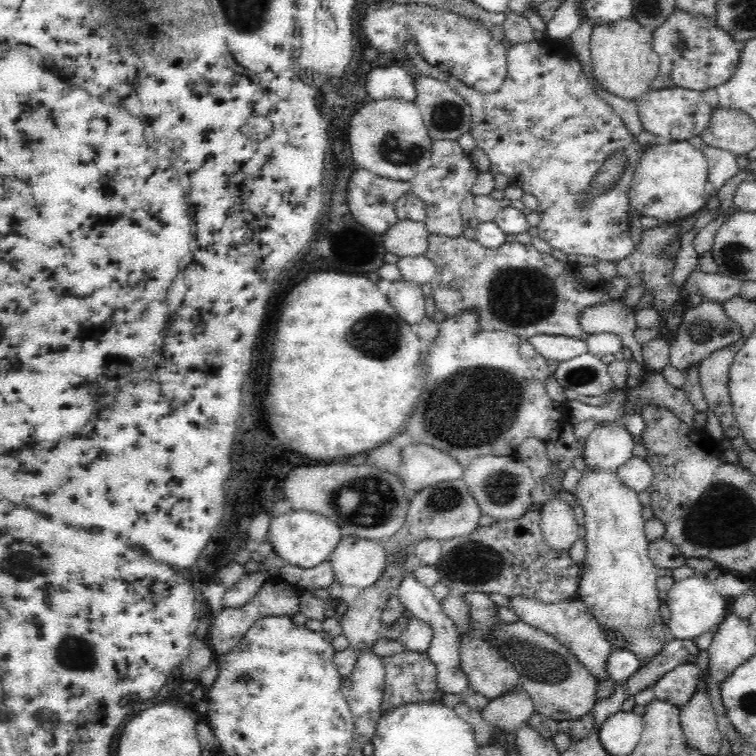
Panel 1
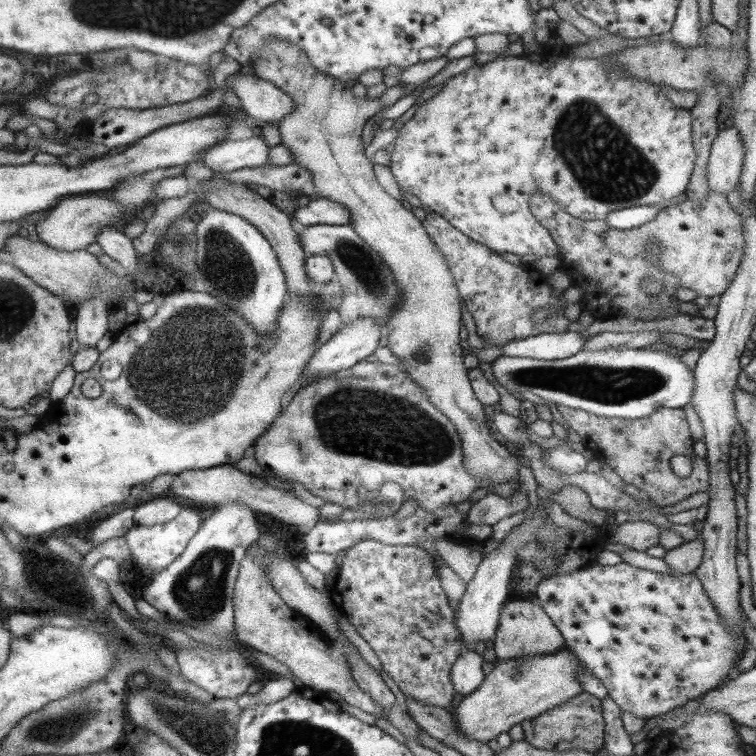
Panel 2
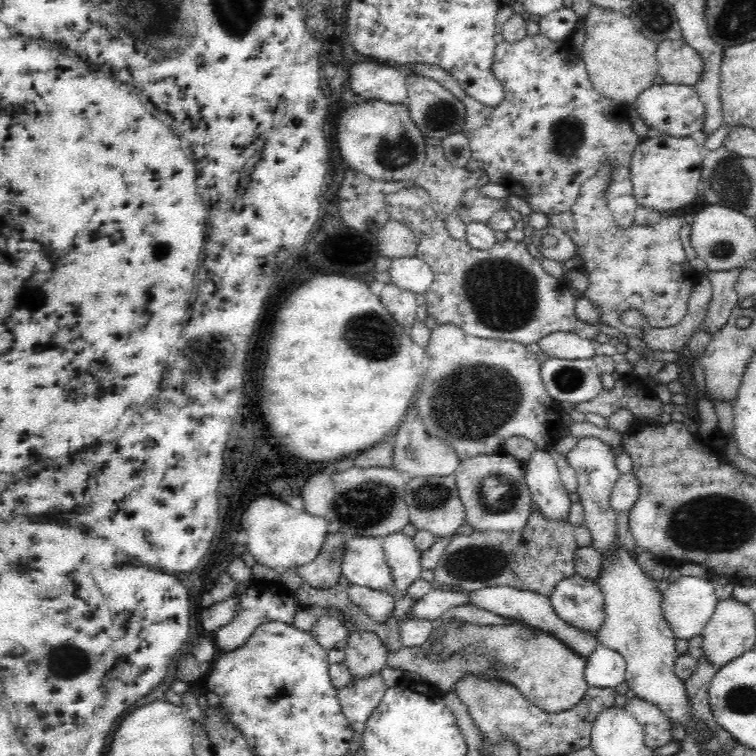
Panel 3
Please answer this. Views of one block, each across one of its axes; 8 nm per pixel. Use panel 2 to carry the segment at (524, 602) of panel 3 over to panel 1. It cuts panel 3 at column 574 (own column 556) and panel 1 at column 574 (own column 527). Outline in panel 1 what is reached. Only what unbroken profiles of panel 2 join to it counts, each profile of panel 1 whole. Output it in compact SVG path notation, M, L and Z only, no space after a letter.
M516 595L508 597L507 607L512 610L517 620L540 629L563 644L574 656L577 656L580 663L584 664L597 680L608 679L605 660L613 649L612 643L602 632L601 625L588 612L588 607L578 597L555 603L545 603L530 595Z

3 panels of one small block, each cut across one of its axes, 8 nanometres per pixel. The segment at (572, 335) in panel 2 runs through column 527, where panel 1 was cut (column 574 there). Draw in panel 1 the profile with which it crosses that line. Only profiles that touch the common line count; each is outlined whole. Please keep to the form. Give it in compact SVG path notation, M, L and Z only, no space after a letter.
M536 334L528 342L534 345L538 355L541 355L547 361L564 362L589 353L587 343L574 336Z

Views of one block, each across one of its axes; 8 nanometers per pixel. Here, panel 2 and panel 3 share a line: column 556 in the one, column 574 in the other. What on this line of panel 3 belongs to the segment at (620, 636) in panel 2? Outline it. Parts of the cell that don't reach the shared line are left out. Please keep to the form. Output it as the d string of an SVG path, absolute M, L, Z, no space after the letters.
M574 574L554 586L548 596L554 613L580 631L588 631L594 637L600 630L606 610L604 595L596 581Z

